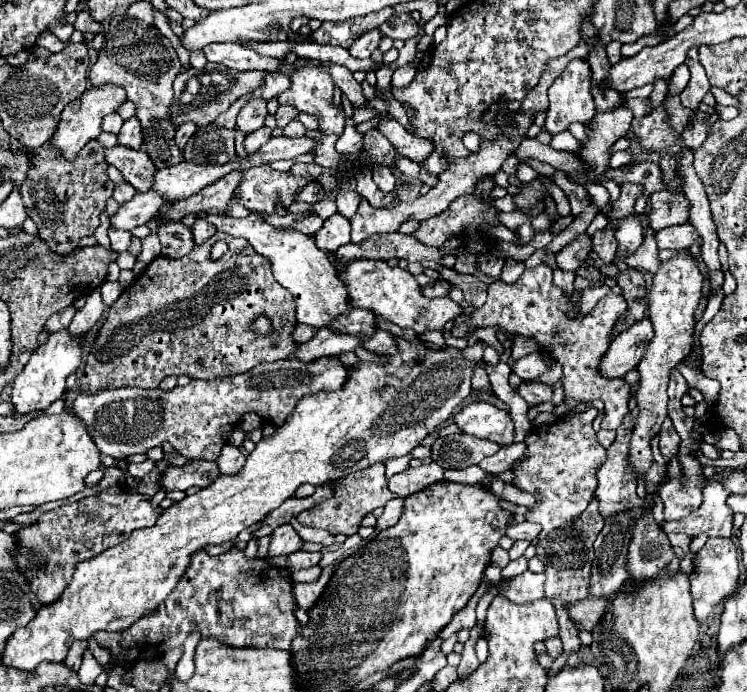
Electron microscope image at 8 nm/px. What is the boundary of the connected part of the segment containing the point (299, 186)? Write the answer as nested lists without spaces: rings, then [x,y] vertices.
[[[252,167],[250,171],[242,173],[242,181],[236,187],[234,195],[238,195],[240,205],[244,205],[250,213],[264,213],[264,215],[272,215],[276,213],[276,205],[278,205],[278,197],[282,207],[288,211],[288,207],[294,203],[294,197],[312,181],[310,175],[304,177],[295,177],[290,172],[280,172],[272,169],[272,167]]]

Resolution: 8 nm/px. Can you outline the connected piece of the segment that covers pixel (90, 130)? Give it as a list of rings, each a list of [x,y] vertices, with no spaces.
[[[104,83],[100,87],[90,87],[84,91],[82,97],[74,99],[68,107],[64,107],[62,111],[62,119],[60,125],[56,129],[56,135],[52,139],[52,145],[58,147],[66,159],[74,159],[78,155],[78,151],[90,141],[96,139],[102,133],[102,117],[108,113],[114,113],[122,103],[126,101],[126,91],[120,85],[112,85],[112,83]]]

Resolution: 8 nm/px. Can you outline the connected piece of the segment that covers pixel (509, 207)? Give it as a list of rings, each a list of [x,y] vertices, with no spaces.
[[[507,194],[503,198],[496,199],[493,202],[487,202],[487,201],[485,202],[493,205],[495,208],[500,210],[501,212],[507,213],[507,212],[512,212],[516,210],[516,207],[514,205],[514,199],[509,194]]]

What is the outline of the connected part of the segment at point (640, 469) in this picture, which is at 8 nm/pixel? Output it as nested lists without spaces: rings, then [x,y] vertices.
[[[688,251],[676,253],[672,259],[660,265],[654,275],[652,289],[648,293],[648,315],[654,325],[654,339],[646,349],[642,363],[638,365],[640,371],[640,387],[636,391],[640,415],[636,419],[634,435],[630,441],[630,463],[634,473],[646,473],[652,465],[652,451],[650,439],[660,431],[662,421],[666,419],[666,403],[668,403],[668,375],[678,363],[682,363],[690,349],[692,349],[692,333],[694,333],[694,313],[698,309],[702,297],[702,273],[698,271],[696,263],[692,261]]]

